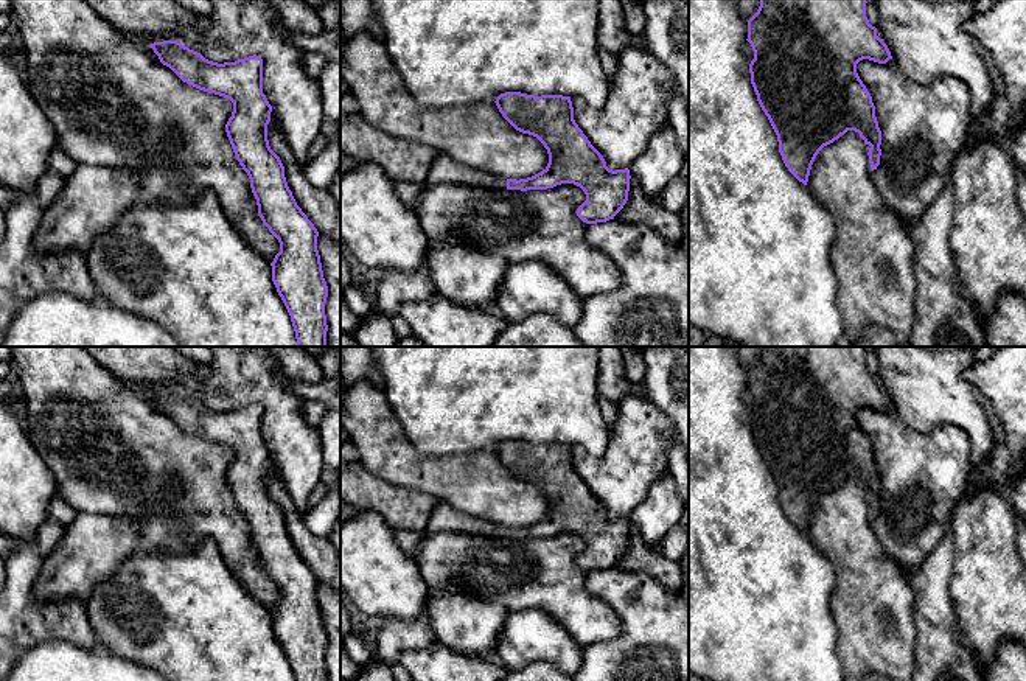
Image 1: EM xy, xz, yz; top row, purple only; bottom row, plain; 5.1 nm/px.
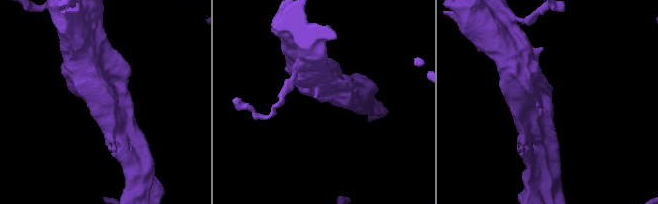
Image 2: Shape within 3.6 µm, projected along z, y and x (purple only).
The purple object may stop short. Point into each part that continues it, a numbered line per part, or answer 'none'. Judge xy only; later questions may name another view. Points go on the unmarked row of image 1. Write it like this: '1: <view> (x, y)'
none

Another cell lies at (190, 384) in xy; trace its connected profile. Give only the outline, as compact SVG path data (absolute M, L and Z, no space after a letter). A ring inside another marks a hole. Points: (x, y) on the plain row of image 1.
M179 375L176 379L176 389L199 401L202 396L202 379L196 375Z

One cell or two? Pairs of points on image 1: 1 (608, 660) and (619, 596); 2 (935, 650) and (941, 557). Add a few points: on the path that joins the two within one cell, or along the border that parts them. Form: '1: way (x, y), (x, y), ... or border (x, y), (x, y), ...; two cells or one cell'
1: way (624, 644), (630, 638), (630, 611); one cell
2: way (935, 627), (935, 580); one cell

